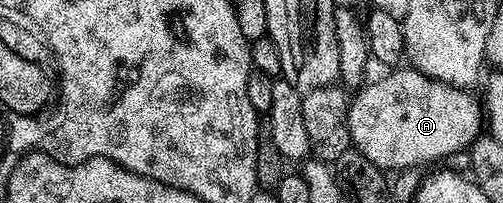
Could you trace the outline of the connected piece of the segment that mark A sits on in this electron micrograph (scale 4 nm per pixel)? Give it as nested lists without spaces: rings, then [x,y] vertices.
[[[394,68],[383,78],[367,81],[349,99],[346,107],[346,123],[353,149],[359,150],[372,164],[384,172],[406,170],[409,166],[422,166],[425,162],[438,162],[449,154],[458,154],[474,145],[484,130],[484,106],[470,95],[469,89],[452,86],[429,78],[413,68]]]

